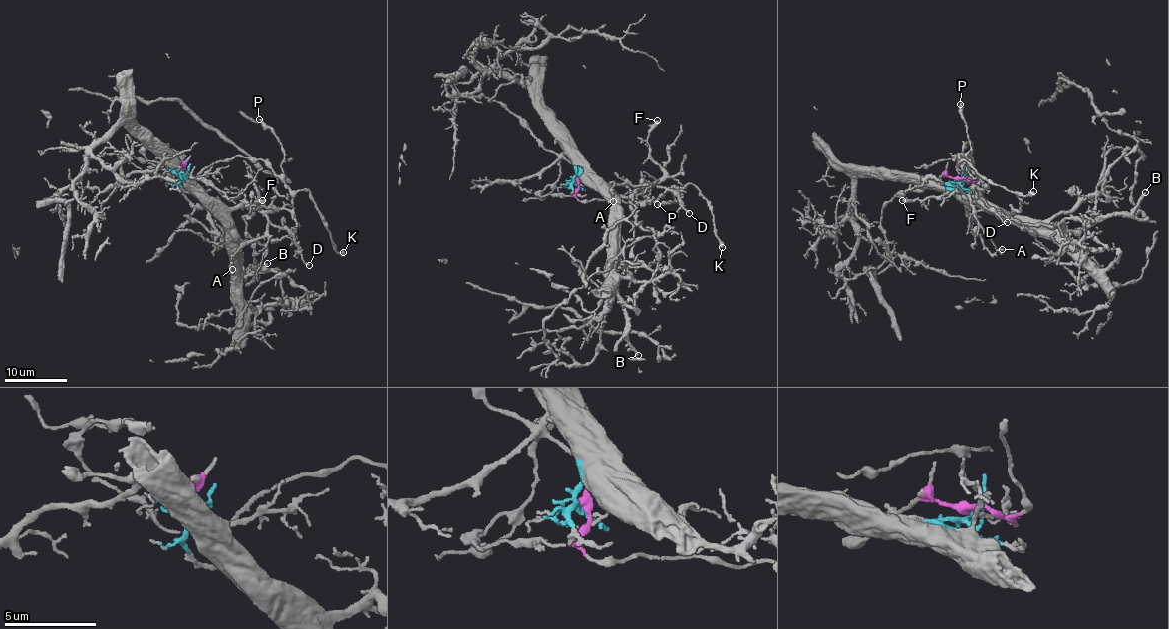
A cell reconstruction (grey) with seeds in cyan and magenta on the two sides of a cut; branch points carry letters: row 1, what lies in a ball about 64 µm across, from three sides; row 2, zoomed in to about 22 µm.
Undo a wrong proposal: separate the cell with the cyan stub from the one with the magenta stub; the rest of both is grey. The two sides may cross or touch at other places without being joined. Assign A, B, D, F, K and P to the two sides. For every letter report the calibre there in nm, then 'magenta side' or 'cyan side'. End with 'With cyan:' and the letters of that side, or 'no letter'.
A: 140 nm thick; cyan side
B: 280 nm thick; cyan side
D: 180 nm thick; cyan side
F: 440 nm thick; cyan side
K: 400 nm thick; magenta side
P: 240 nm thick; magenta side
With cyan: A, B, D, F

